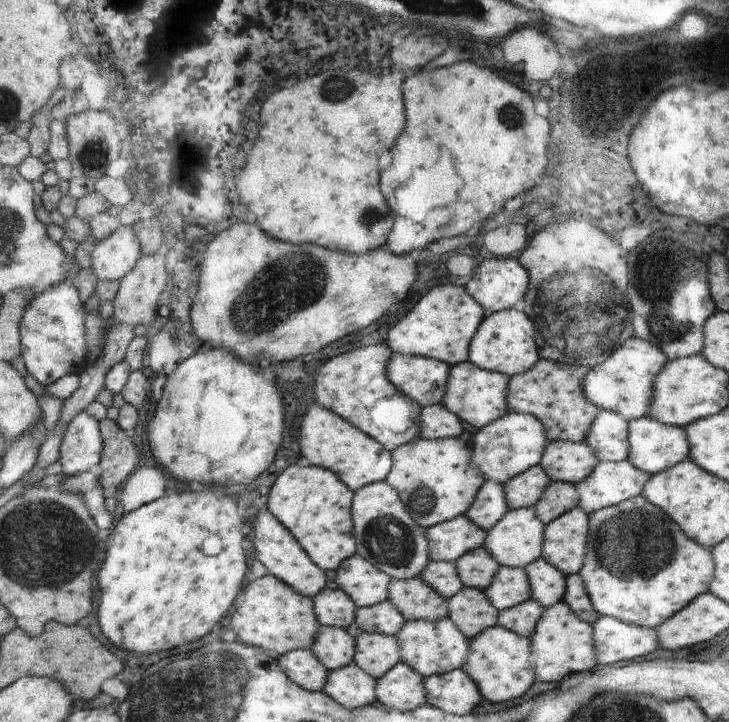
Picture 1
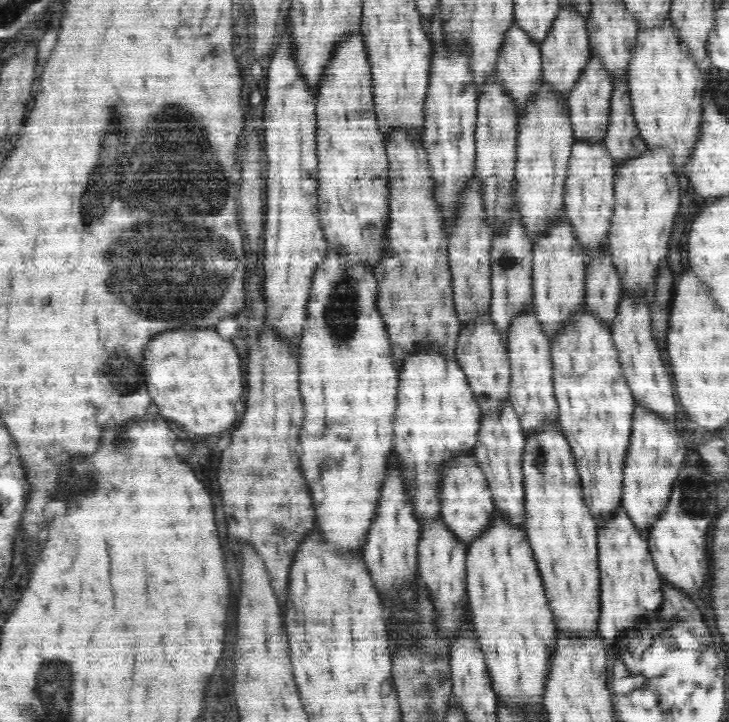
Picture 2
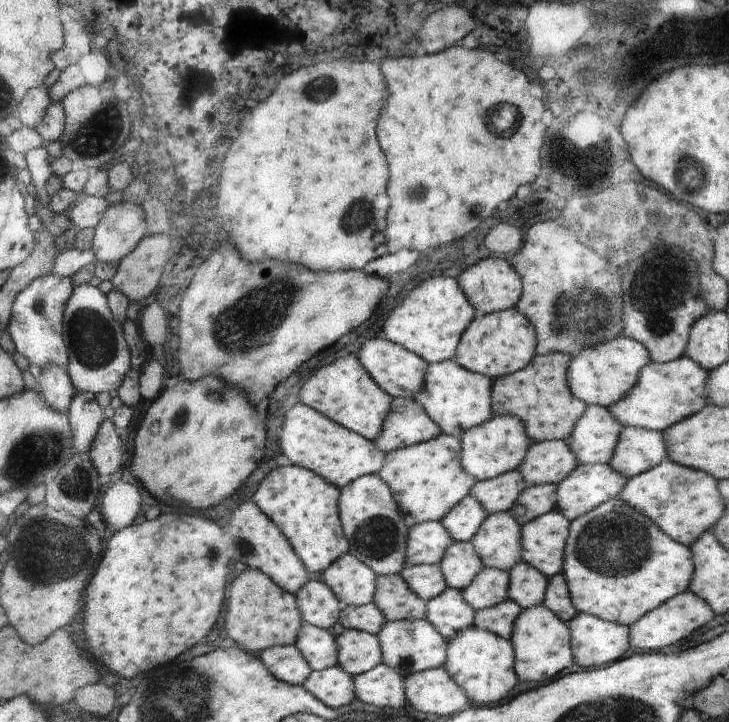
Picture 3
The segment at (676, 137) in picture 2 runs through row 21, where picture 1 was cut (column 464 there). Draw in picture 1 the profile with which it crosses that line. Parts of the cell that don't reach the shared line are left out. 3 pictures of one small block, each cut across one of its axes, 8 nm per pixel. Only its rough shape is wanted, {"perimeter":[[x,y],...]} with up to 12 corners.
{"perimeter":[[494,625],[469,641],[467,671],[486,700],[536,680],[528,637]]}

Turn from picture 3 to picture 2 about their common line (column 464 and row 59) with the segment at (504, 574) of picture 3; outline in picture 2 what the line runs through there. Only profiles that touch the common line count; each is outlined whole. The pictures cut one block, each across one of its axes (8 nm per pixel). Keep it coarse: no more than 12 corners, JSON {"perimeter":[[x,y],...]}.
{"perimeter":[[591,54],[566,98],[575,141],[604,145],[613,82]]}

